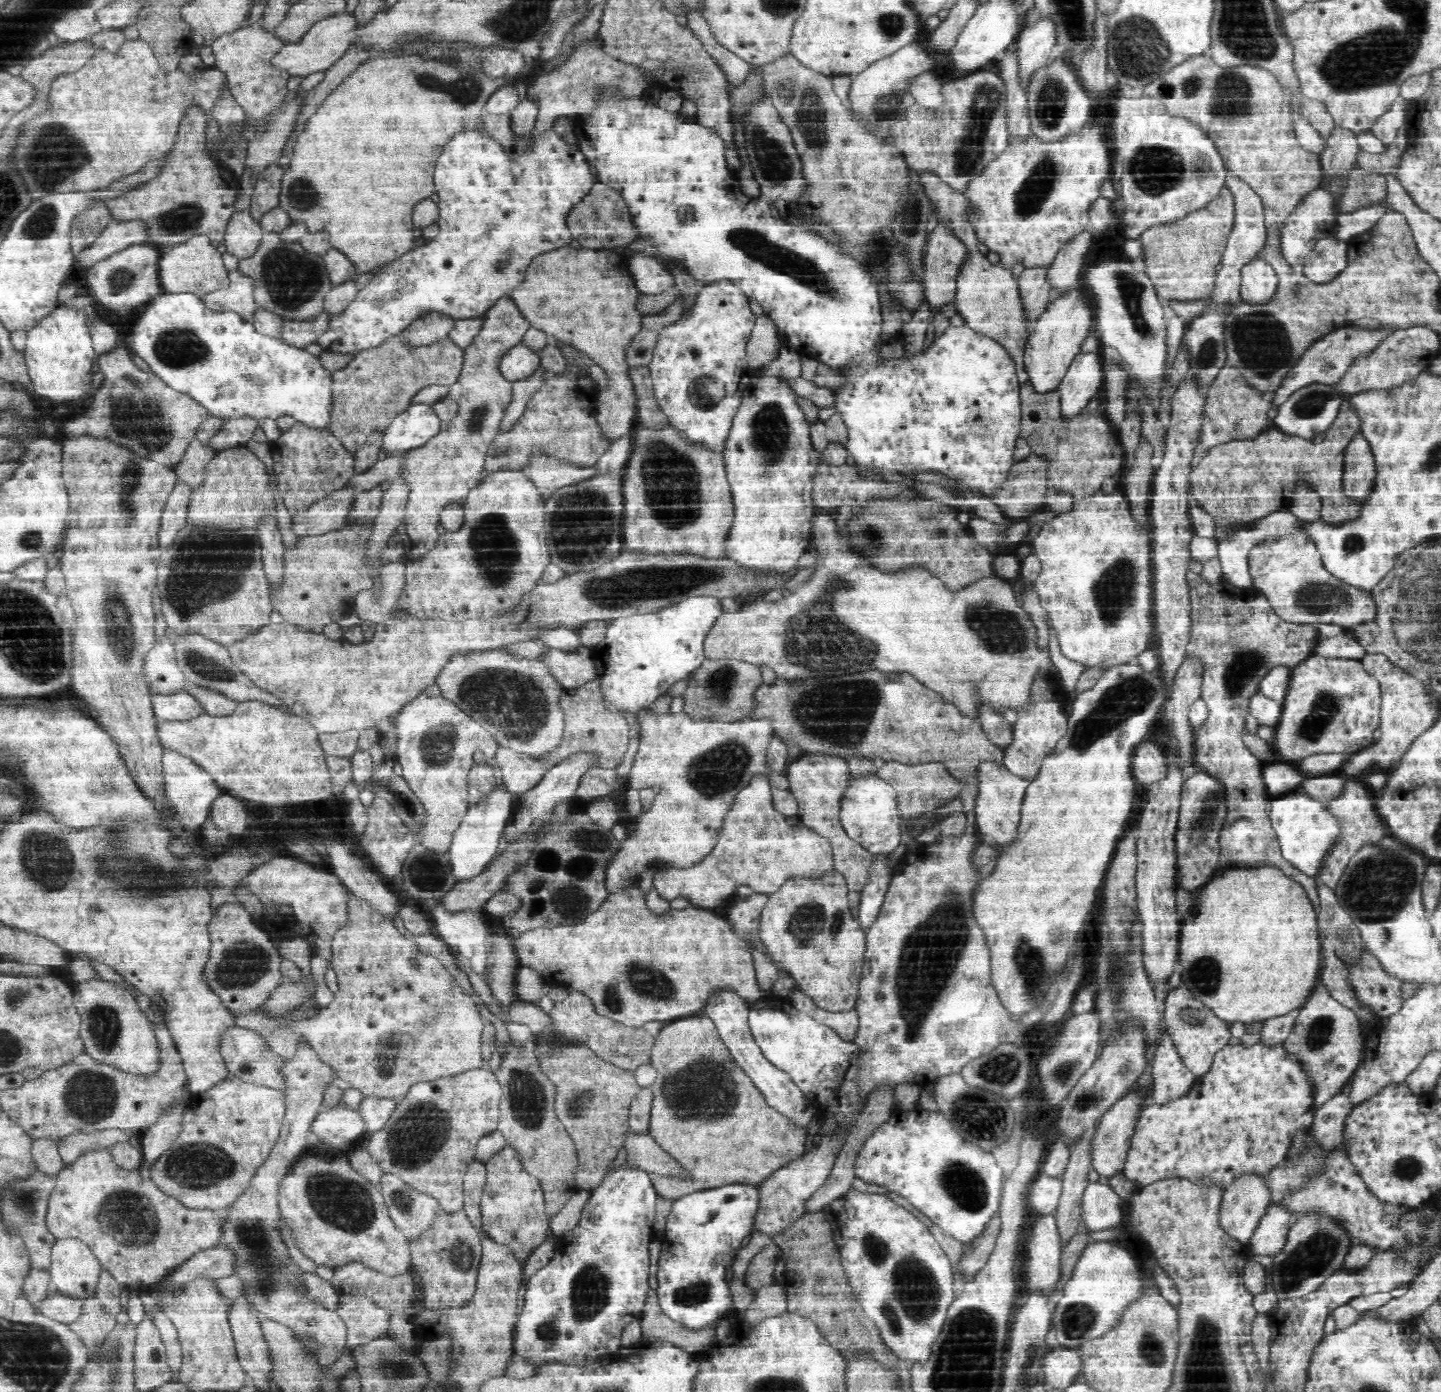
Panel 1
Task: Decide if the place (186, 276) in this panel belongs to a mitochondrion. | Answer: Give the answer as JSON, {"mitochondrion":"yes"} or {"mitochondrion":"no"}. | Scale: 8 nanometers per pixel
{"mitochondrion":"no"}

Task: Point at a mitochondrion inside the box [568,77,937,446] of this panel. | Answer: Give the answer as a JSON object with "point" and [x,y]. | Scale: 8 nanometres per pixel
{"point":[801,268]}

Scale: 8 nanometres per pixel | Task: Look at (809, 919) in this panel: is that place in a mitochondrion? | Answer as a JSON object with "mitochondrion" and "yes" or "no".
{"mitochondrion":"yes"}

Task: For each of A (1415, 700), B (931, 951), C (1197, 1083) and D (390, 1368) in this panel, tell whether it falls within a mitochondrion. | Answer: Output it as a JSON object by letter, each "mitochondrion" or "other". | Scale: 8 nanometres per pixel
{"A":"other","B":"mitochondrion","C":"other","D":"mitochondrion"}

